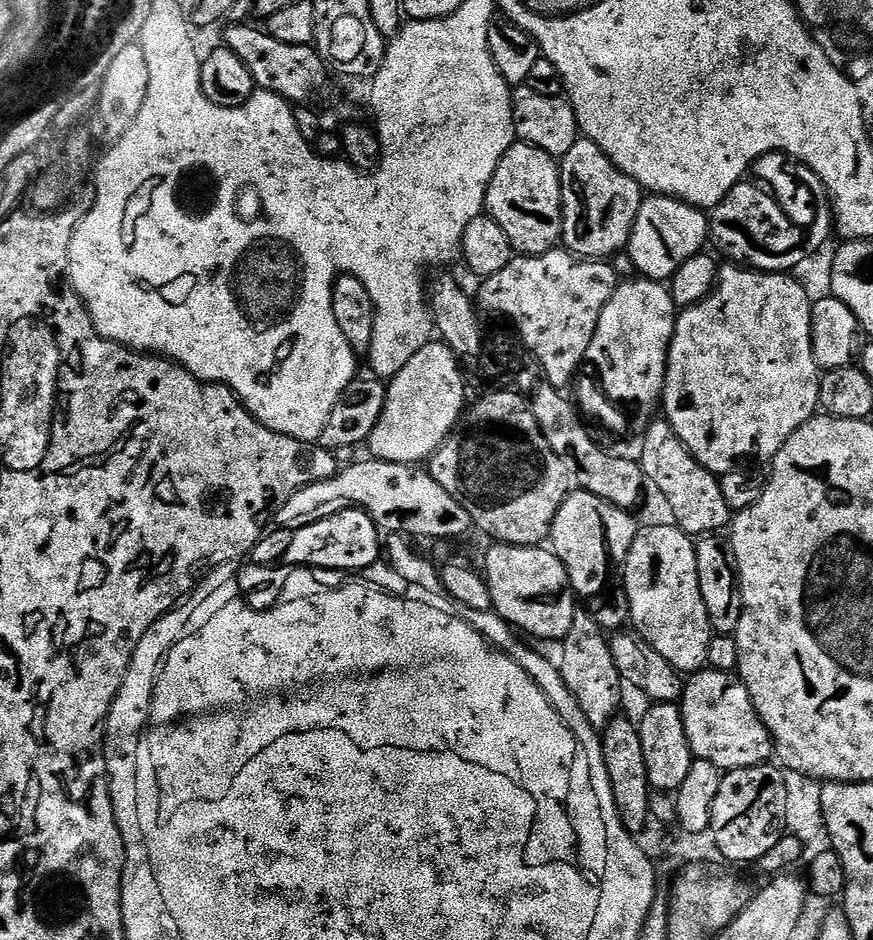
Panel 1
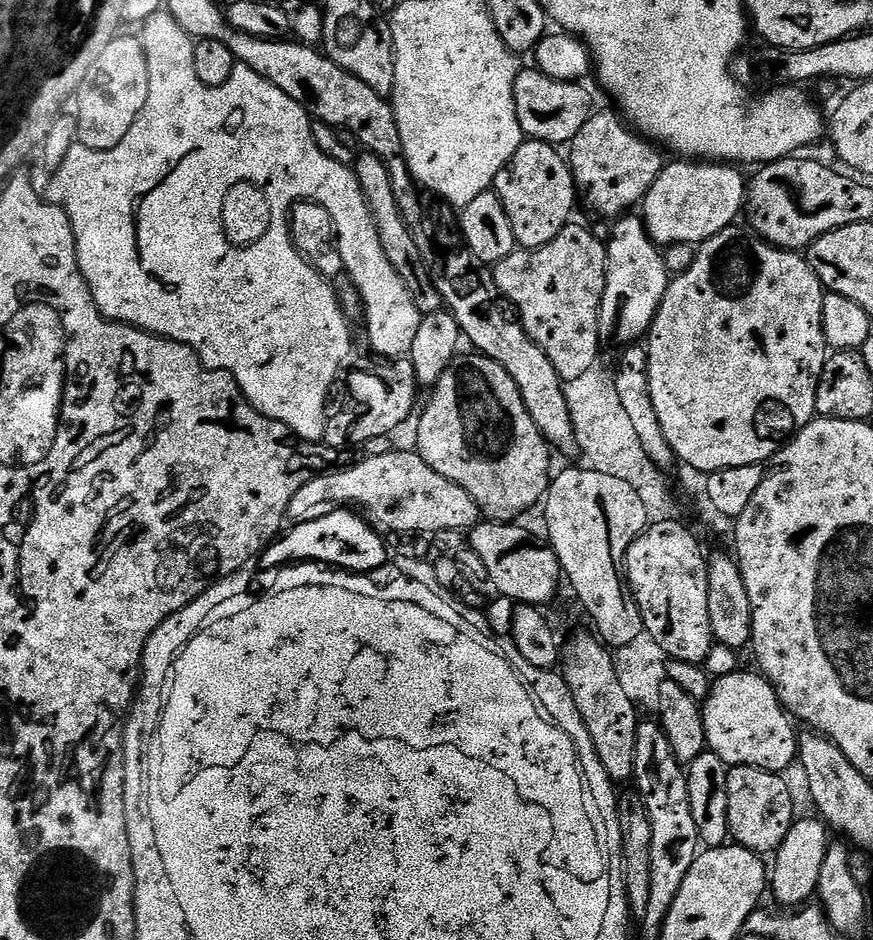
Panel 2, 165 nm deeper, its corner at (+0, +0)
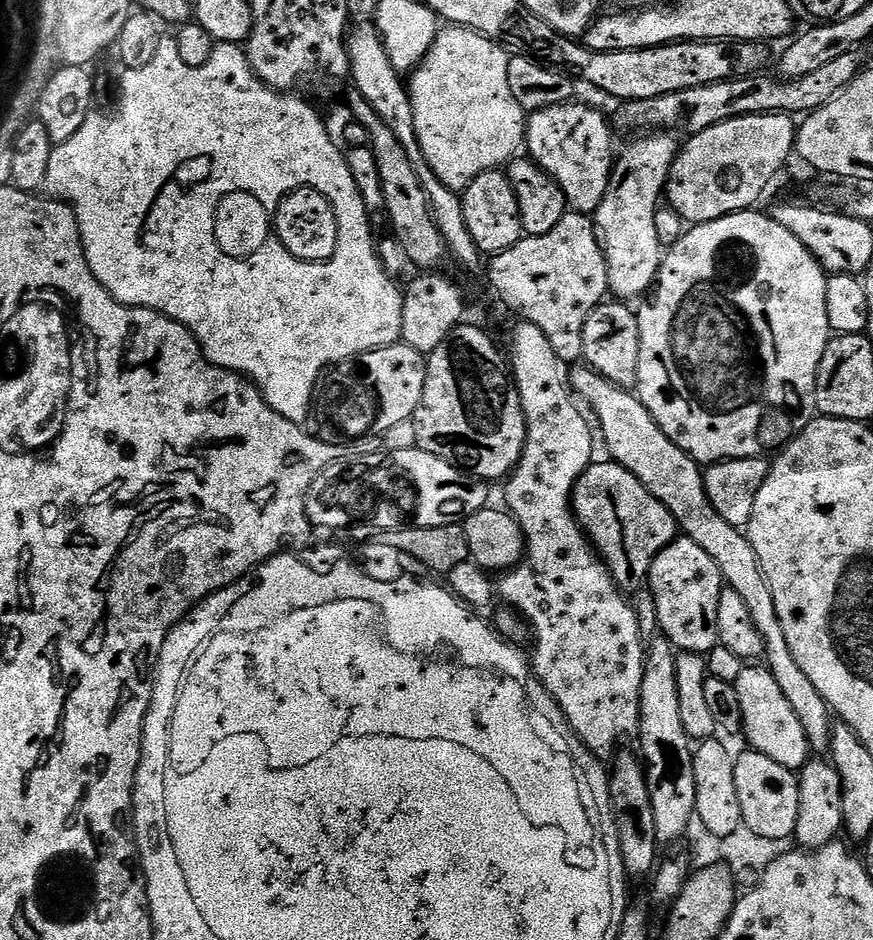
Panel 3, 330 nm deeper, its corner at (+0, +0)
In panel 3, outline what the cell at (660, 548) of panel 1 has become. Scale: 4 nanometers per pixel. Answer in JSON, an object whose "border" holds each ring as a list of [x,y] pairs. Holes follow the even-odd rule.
{"border":[[[680,534],[672,540],[656,557],[648,571],[646,588],[656,599],[657,622],[659,631],[667,637],[680,652],[699,652],[707,654],[711,648],[720,643],[718,638],[718,598],[721,588],[725,587],[718,566],[714,566],[714,558],[698,546],[689,536]]]}

